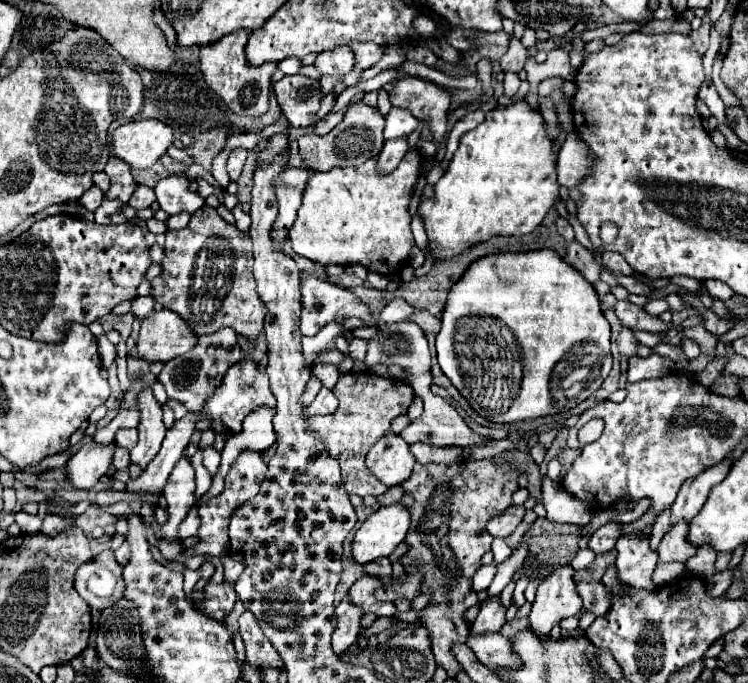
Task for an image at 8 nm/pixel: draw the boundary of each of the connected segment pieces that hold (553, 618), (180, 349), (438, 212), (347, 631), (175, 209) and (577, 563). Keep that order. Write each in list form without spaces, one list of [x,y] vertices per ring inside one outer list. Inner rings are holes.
[[[560,566],[560,568],[554,568],[554,572],[546,578],[540,580],[540,586],[536,590],[536,600],[532,604],[532,610],[530,610],[530,630],[536,634],[536,636],[548,636],[550,630],[564,618],[570,618],[570,616],[576,616],[578,612],[582,610],[582,598],[580,594],[576,592],[576,582],[574,582],[574,570],[570,566]]]
[[[158,310],[142,320],[136,342],[138,358],[146,362],[168,362],[196,346],[198,338],[172,310]]]
[[[526,100],[512,104],[510,108],[494,108],[486,114],[486,120],[460,138],[460,146],[454,152],[448,170],[434,184],[434,196],[420,200],[418,216],[424,222],[428,234],[428,250],[436,262],[450,260],[474,244],[488,242],[494,236],[524,236],[534,232],[544,220],[546,212],[558,200],[556,160],[552,152],[552,140],[546,136],[546,124],[542,114],[532,110]]]
[[[344,598],[344,602],[340,602],[336,606],[336,630],[332,634],[332,650],[336,654],[342,654],[358,636],[360,632],[360,618],[362,618],[362,610],[354,604],[350,604],[348,598]]]
[[[168,176],[160,180],[154,192],[160,208],[170,216],[180,212],[194,214],[202,206],[202,198],[196,192],[190,192],[189,181],[182,176]]]
[[[584,548],[584,550],[580,550],[580,552],[576,554],[576,558],[574,558],[574,562],[572,562],[570,566],[572,566],[574,570],[584,570],[594,558],[596,558],[594,552],[592,552],[590,548]]]

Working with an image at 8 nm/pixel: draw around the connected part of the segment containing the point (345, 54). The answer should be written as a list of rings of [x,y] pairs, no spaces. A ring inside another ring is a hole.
[[[338,46],[334,50],[320,52],[316,56],[314,66],[324,76],[342,76],[342,74],[348,74],[354,68],[354,52],[352,52],[350,46]]]

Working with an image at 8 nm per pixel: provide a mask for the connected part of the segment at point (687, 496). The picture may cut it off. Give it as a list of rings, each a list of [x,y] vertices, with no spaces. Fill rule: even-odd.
[[[730,456],[720,462],[718,466],[712,466],[710,470],[702,472],[698,478],[690,478],[682,484],[676,502],[670,506],[672,518],[670,518],[670,528],[676,526],[678,522],[690,522],[700,508],[704,506],[712,486],[716,486],[718,482],[722,482],[730,470]]]

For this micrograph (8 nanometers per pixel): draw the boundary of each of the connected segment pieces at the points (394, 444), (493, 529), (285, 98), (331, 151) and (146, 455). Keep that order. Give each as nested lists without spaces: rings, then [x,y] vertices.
[[[386,432],[366,454],[368,470],[386,486],[404,482],[412,474],[414,462],[408,444],[394,432]]]
[[[510,506],[510,510],[504,510],[502,514],[494,516],[488,524],[486,524],[486,532],[492,534],[494,538],[506,538],[514,532],[514,528],[522,522],[524,518],[524,506]]]
[[[284,76],[272,84],[282,114],[294,128],[308,128],[320,108],[320,84],[306,76]]]
[[[352,102],[344,114],[344,120],[326,136],[316,136],[316,134],[306,134],[298,138],[300,146],[300,156],[306,164],[308,170],[314,172],[328,172],[334,166],[360,166],[370,158],[376,158],[384,146],[382,138],[382,126],[384,118],[376,108],[366,106],[364,102]]]
[[[144,386],[144,390],[140,392],[138,406],[140,406],[138,444],[134,446],[134,450],[130,450],[130,462],[146,470],[146,466],[162,446],[166,426],[162,422],[162,406],[154,400],[150,386]]]

